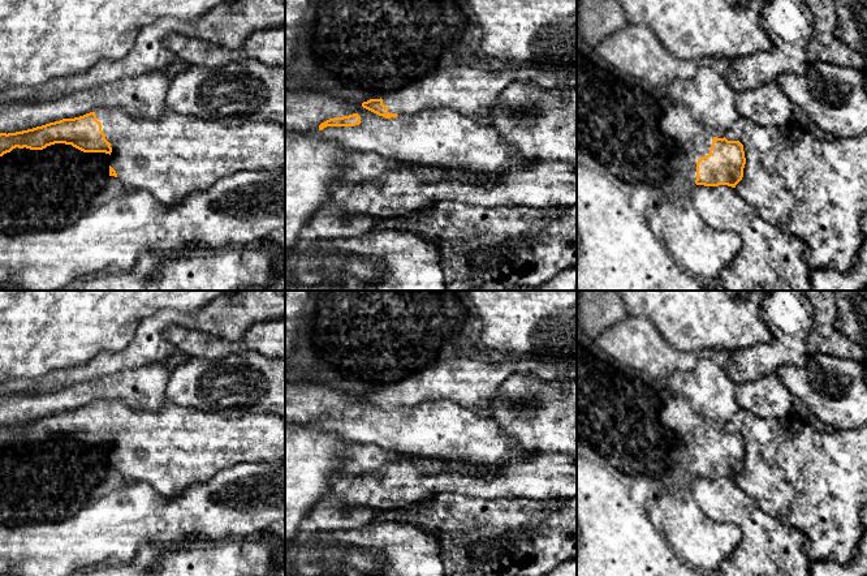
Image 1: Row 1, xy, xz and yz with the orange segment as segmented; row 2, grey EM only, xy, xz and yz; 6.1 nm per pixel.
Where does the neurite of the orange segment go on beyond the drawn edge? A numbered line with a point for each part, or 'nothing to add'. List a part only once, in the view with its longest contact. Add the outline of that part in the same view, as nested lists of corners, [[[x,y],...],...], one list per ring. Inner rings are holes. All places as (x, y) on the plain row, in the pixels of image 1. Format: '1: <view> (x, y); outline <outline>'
1: yz (691, 433); outline [[[673,394],[661,409],[660,421],[674,435],[672,465],[695,477],[696,454],[709,446],[713,427],[690,408],[685,397]]]

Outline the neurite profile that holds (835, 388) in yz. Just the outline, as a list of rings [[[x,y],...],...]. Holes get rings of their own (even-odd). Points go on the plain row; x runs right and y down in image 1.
[[[810,354],[802,366],[784,365],[777,375],[829,429],[867,425],[866,364],[829,354]]]

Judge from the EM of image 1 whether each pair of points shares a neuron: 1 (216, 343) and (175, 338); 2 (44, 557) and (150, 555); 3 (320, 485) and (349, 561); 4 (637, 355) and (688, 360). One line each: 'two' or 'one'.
1: one
2: two
3: two
4: one

